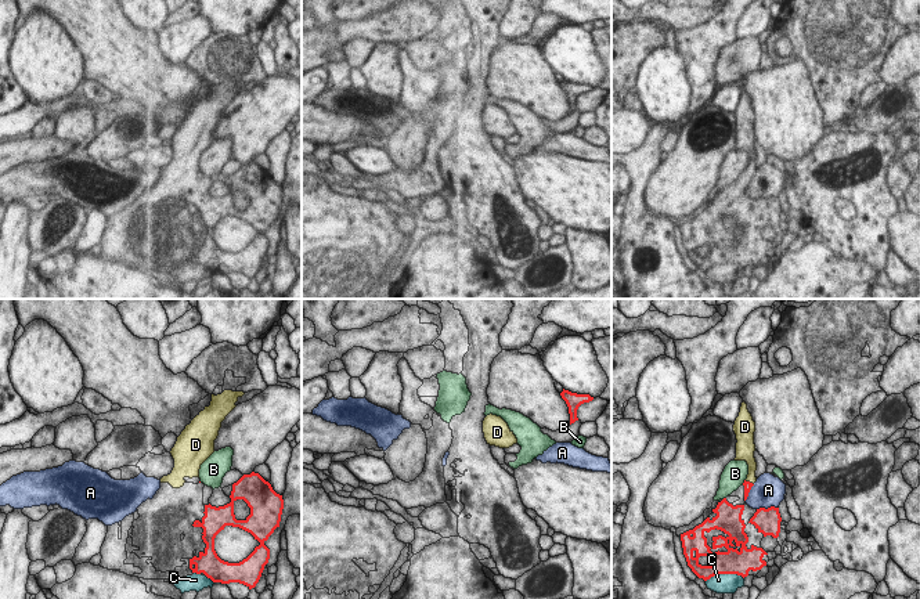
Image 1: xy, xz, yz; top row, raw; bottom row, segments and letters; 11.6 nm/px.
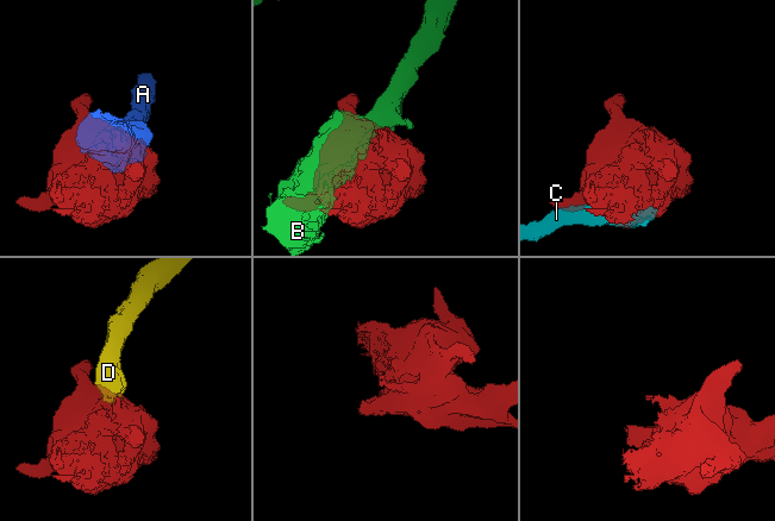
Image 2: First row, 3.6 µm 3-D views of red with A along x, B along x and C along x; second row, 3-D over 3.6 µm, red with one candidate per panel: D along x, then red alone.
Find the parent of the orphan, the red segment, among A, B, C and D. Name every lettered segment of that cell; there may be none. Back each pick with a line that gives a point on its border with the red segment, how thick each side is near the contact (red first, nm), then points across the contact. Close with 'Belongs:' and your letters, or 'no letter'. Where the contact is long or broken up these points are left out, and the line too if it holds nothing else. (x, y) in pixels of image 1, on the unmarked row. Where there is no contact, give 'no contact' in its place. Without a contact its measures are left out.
D: contact yz (749, 172); calibres 100 and 100 nm; way yz (747, 176), (749, 172), (750, 151)
Belongs: D

